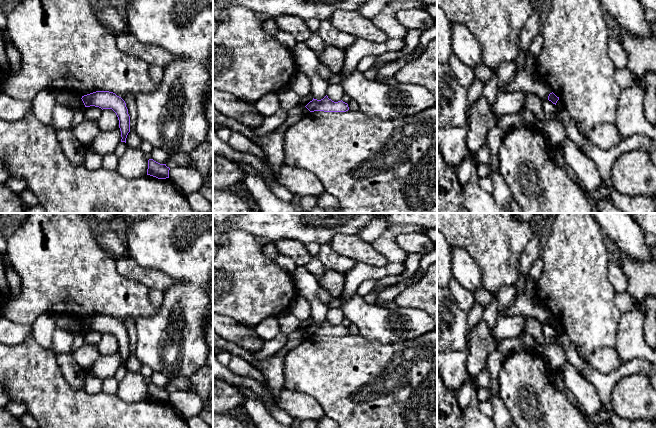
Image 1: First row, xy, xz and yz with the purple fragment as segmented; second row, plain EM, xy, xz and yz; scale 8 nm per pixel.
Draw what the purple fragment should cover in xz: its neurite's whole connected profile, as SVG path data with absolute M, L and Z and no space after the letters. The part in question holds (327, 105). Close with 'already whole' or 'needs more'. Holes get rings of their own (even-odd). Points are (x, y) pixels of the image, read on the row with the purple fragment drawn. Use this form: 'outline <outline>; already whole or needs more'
outline M326 95L323 99L314 99L305 106L310 112L346 112L349 110L348 104L341 101L334 102Z; already whole

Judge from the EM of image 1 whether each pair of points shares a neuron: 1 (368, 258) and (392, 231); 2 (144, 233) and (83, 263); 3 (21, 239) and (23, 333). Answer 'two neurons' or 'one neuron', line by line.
1: two neurons
2: two neurons
3: two neurons

